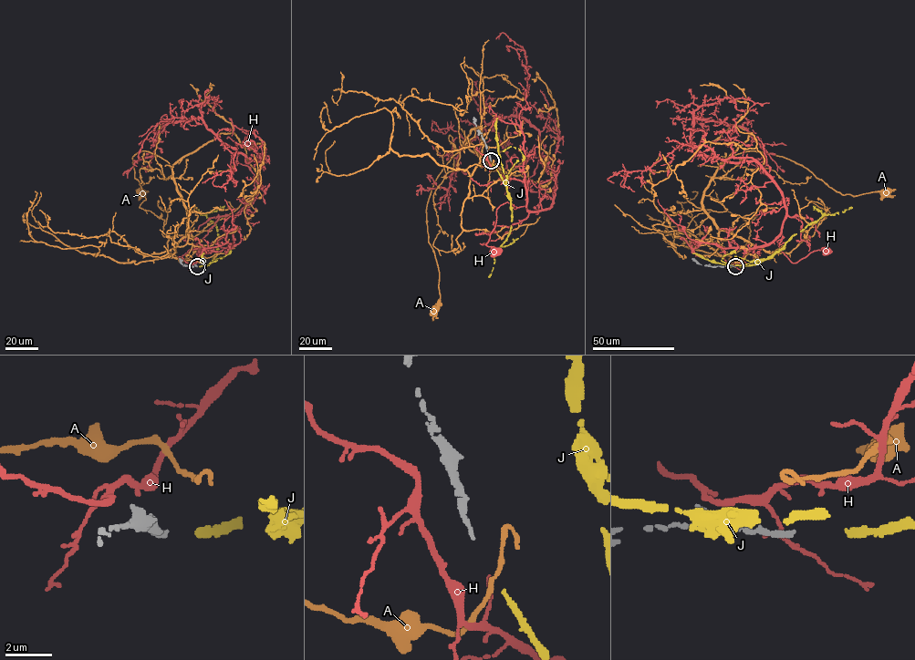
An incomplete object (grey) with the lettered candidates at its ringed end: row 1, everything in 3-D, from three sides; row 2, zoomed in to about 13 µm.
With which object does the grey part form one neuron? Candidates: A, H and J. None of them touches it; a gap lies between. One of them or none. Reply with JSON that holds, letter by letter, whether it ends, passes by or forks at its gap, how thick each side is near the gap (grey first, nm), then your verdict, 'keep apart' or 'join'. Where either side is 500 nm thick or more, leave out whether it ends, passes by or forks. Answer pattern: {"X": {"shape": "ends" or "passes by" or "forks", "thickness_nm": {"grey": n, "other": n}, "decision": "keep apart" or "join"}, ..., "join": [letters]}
{"A": {"shape": "passes by", "thickness_nm": {"grey": 170, "other": 170}, "decision": "keep apart"}, "H": {"shape": "passes by", "thickness_nm": {"grey": 170, "other": 220}, "decision": "keep apart"}, "J": {"shape": "ends", "thickness_nm": {"grey": 170, "other": 190}, "decision": "join"}, "join": ["J"]}

